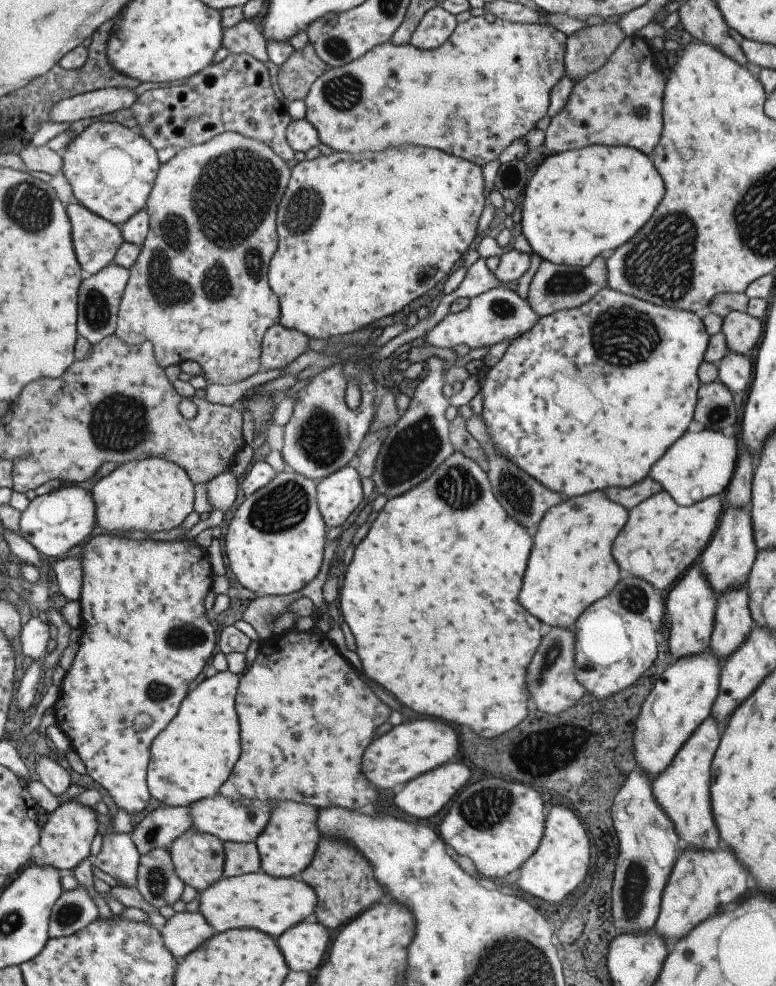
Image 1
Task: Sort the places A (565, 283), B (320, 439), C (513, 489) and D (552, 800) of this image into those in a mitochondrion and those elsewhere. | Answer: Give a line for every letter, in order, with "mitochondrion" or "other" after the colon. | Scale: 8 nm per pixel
A: mitochondrion
B: mitochondrion
C: mitochondrion
D: other

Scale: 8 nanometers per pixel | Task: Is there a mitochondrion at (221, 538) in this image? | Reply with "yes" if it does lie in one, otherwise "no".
no

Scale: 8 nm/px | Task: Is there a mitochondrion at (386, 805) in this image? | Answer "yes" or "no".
no

